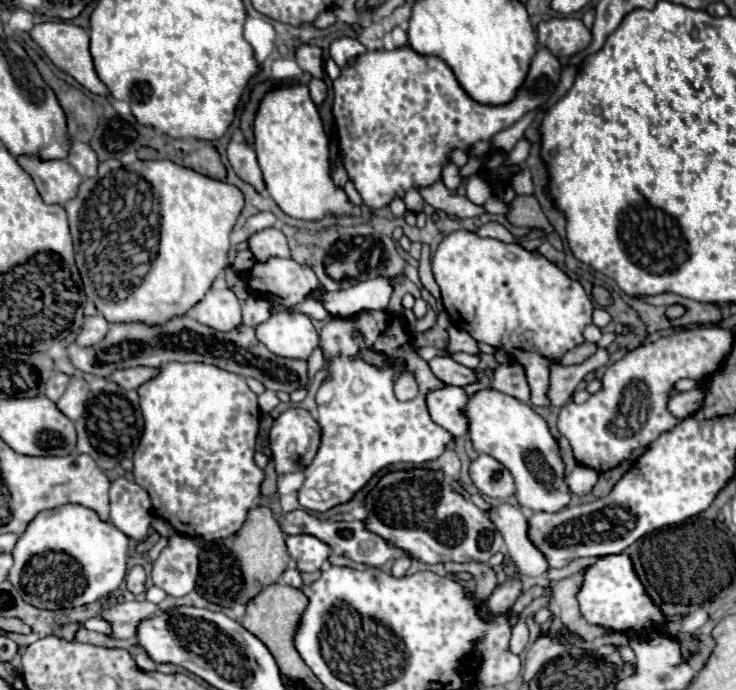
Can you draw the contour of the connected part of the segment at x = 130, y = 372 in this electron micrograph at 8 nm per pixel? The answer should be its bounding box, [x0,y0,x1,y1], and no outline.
[108,366,158,390]

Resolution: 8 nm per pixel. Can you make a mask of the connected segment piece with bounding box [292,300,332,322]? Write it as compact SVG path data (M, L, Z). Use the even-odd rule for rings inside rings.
M306 300L306 302L302 302L302 304L298 304L292 312L302 312L302 314L306 314L308 318L312 318L312 320L318 320L318 322L322 322L322 320L330 320L332 316L330 316L330 312L320 304L320 302L316 302L316 300Z

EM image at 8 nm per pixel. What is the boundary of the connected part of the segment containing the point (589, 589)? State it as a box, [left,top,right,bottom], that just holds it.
[578,554,662,636]

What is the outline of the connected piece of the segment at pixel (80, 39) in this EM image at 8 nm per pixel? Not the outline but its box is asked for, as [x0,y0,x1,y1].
[30,20,110,98]

